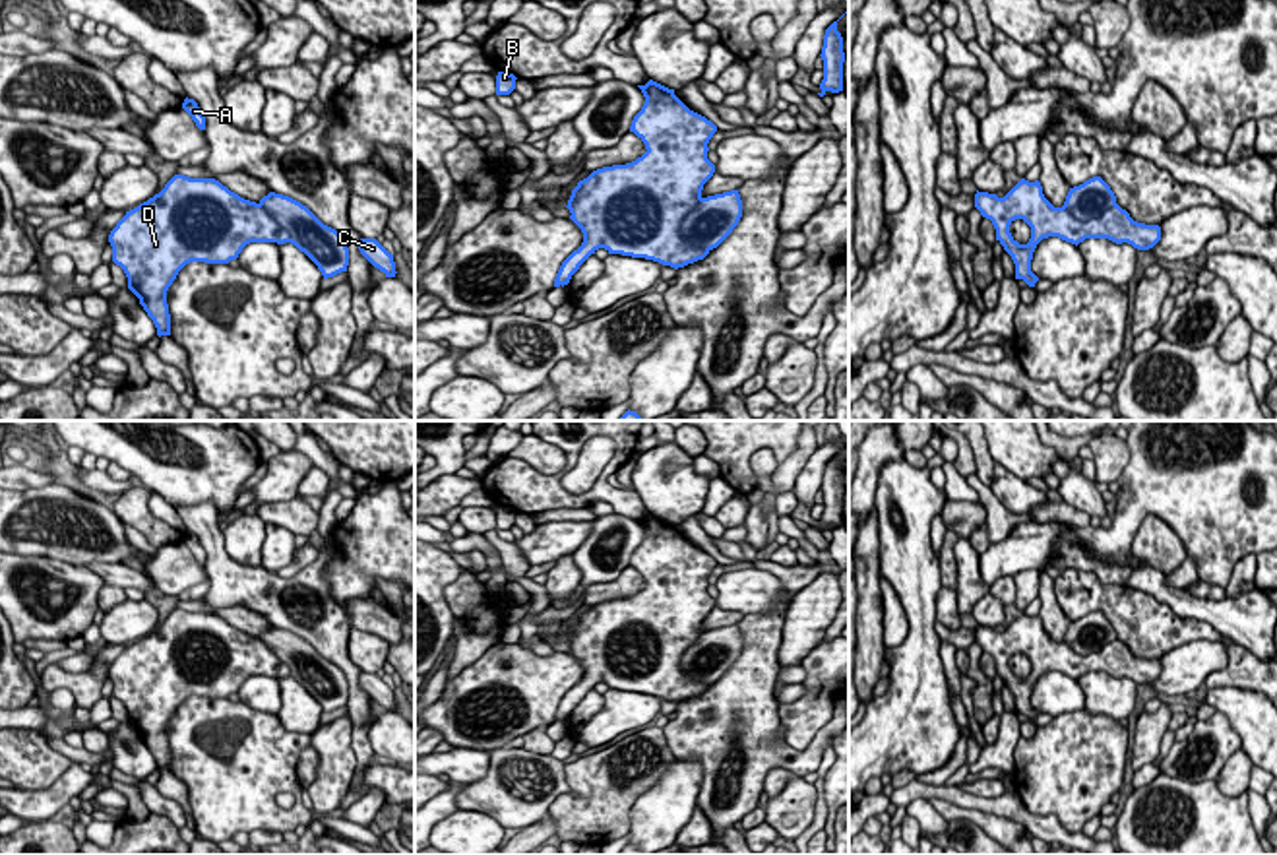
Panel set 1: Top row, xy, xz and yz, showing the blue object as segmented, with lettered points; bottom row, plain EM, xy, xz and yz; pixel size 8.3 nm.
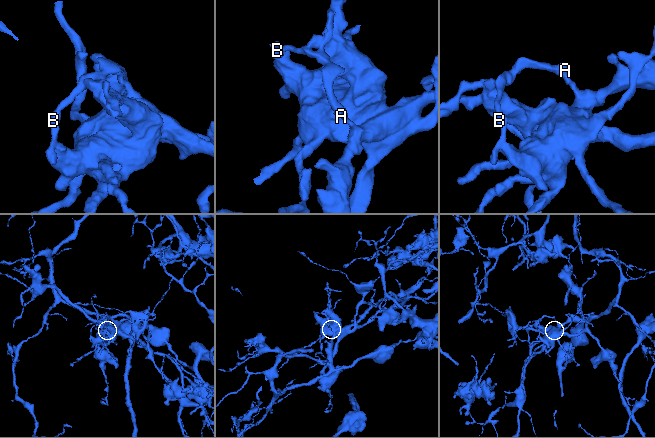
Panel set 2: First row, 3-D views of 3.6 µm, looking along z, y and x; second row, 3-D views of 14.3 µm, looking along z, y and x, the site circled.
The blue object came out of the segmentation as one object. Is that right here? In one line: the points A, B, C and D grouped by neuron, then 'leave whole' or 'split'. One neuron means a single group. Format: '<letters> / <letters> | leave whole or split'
A B / C D | split

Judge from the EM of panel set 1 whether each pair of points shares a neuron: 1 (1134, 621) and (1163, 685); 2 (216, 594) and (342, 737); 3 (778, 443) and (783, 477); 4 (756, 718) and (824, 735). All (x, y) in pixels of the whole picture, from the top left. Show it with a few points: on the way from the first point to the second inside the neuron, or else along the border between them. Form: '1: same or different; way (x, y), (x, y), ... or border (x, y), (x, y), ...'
1: different; border (1200, 638), (1171, 648), (1159, 660)
2: different; border (349, 716), (351, 749), (357, 764)
3: different; border (797, 441), (797, 446), (778, 466)
4: same; way (766, 737), (783, 755), (809, 755)

